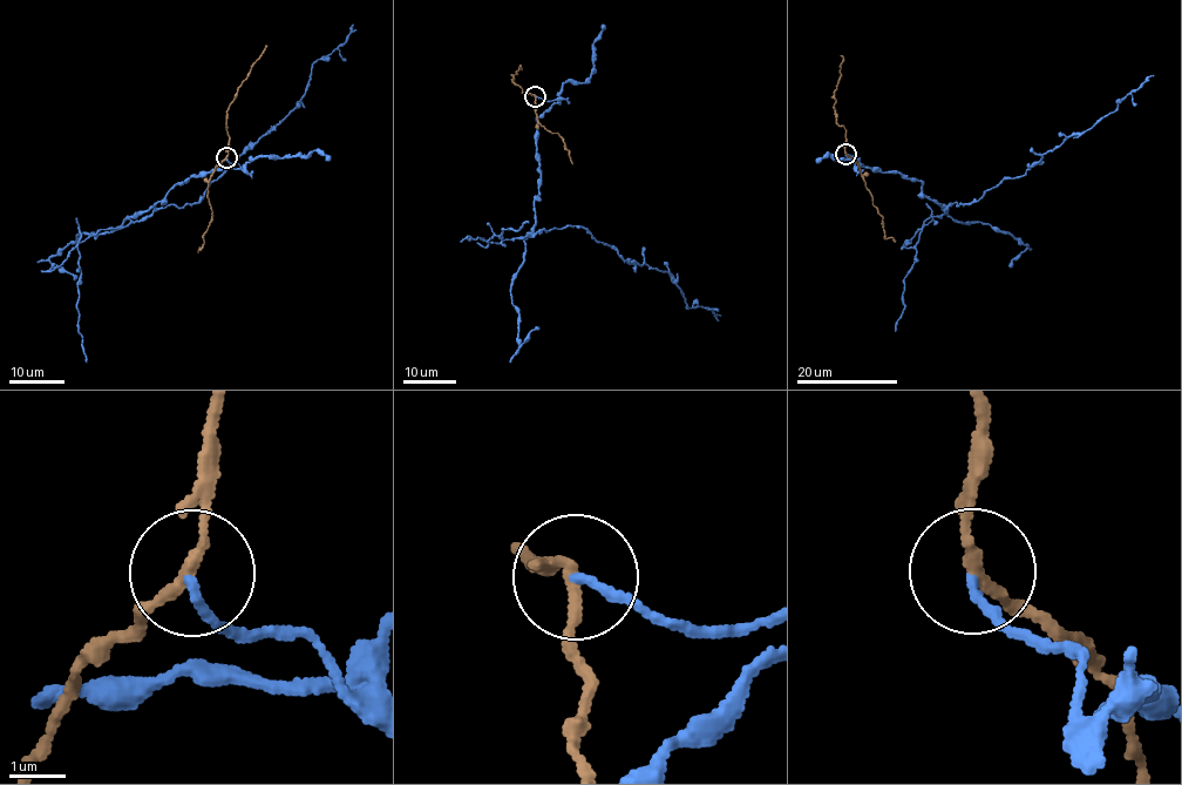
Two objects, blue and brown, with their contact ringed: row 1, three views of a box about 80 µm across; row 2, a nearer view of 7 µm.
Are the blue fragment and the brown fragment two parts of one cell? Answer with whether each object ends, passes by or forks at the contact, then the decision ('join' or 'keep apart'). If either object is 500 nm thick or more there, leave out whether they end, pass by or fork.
blue ends; brown passes by; keep apart

